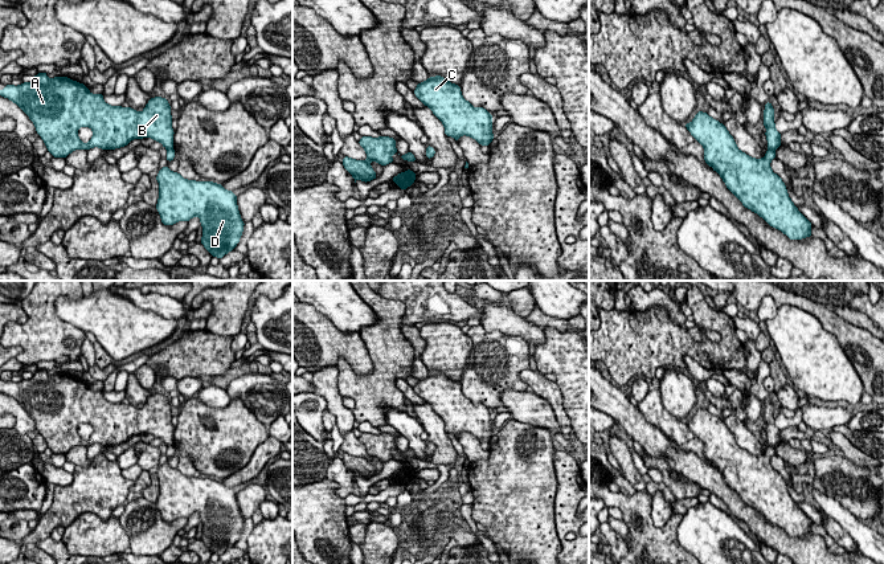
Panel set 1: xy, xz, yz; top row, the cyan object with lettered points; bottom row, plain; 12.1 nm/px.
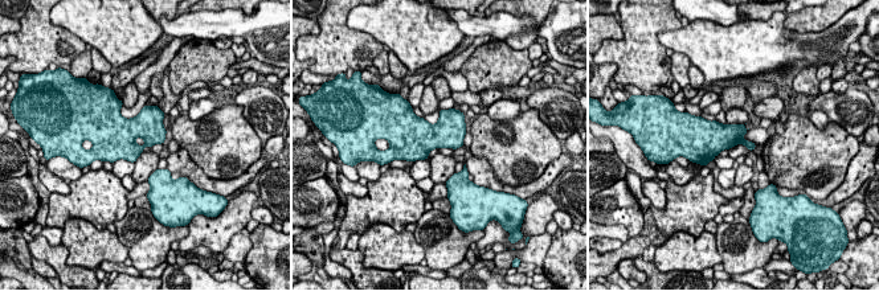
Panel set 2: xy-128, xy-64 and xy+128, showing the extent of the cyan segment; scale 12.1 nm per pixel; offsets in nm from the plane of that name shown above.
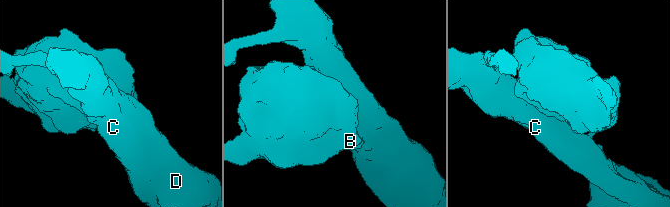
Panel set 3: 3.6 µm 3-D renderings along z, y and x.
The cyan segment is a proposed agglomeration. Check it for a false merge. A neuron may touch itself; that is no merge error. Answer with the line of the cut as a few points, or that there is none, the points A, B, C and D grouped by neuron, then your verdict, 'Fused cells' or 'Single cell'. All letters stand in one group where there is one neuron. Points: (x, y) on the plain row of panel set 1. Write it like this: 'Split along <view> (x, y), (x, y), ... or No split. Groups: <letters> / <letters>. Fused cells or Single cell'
Split along yz (769, 445), (773, 446). Groups: A B / C D. Fused cells

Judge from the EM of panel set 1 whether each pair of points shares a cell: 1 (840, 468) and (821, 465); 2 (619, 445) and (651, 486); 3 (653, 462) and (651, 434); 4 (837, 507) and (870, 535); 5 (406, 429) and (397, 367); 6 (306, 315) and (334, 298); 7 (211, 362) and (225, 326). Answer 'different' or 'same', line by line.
1: same
2: different
3: different
4: same
5: different
6: different
7: different

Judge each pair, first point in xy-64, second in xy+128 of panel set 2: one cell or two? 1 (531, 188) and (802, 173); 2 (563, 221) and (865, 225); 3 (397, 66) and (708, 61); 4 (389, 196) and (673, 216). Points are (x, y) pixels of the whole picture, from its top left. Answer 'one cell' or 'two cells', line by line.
1: two cells
2: one cell
3: two cells
4: one cell

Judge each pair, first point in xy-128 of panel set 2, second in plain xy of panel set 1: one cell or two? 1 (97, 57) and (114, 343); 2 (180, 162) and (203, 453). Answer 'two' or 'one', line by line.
1: two
2: two

